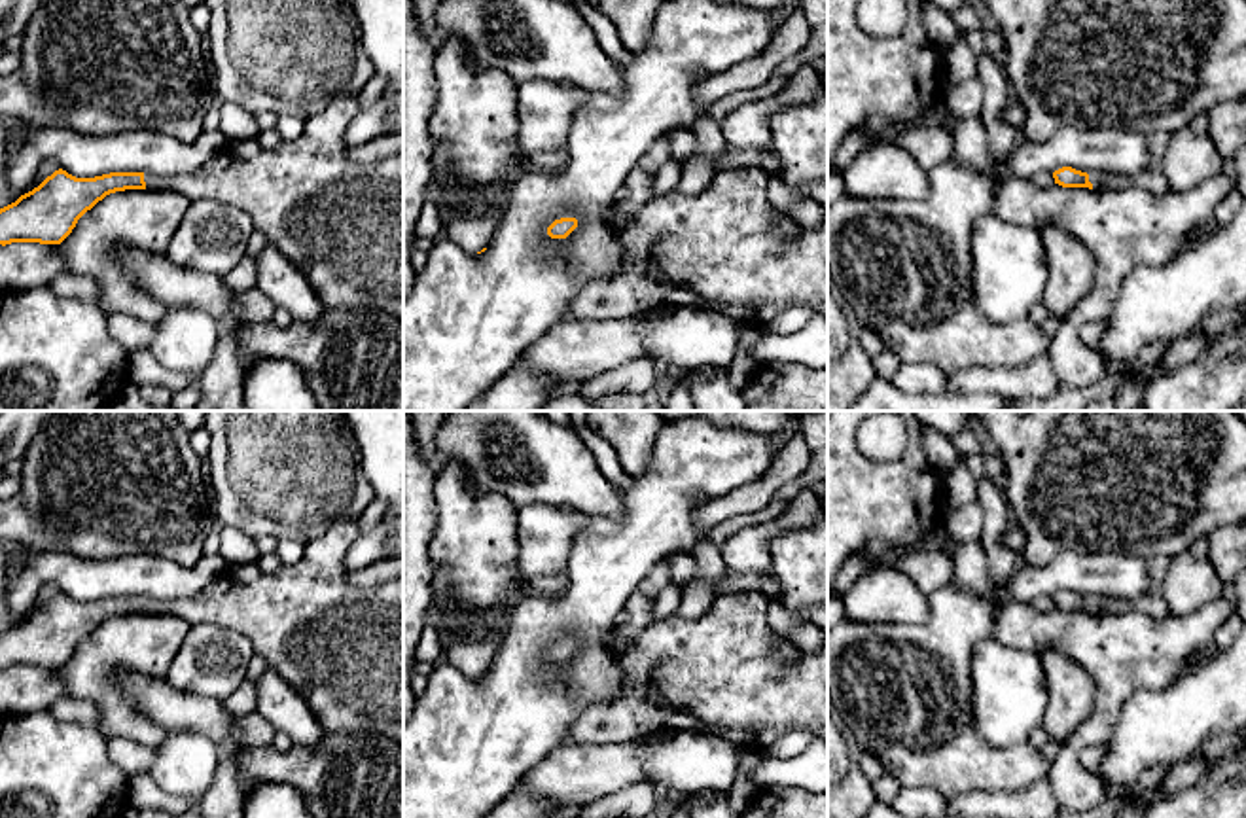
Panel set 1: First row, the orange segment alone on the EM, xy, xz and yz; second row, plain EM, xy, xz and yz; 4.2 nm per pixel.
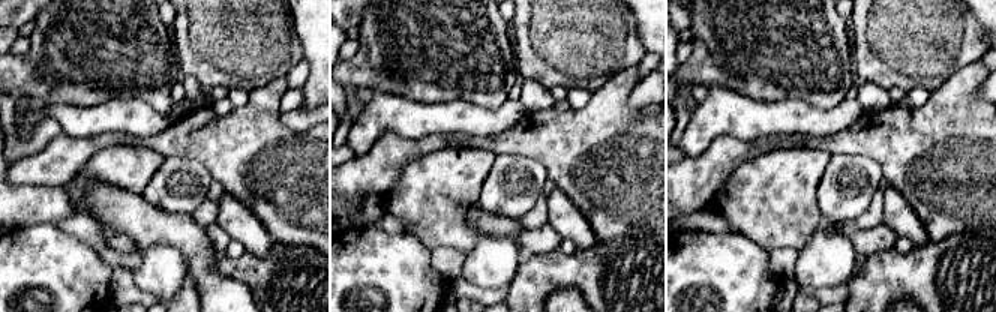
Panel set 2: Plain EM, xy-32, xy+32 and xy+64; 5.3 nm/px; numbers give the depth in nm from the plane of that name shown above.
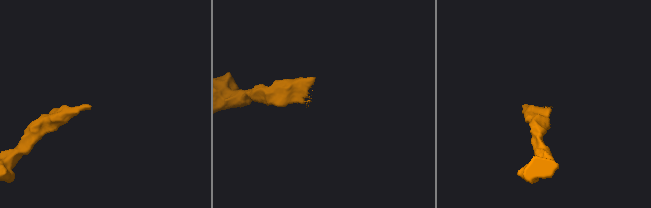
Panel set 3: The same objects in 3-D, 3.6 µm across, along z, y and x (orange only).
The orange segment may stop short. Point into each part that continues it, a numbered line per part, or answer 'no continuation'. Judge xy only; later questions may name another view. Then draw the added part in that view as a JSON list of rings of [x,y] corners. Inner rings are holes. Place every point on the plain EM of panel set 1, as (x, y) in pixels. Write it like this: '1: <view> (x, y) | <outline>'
1: xy (341, 646) | [[[356,519],[337,521],[320,538],[305,543],[303,559],[292,566],[280,566],[275,572],[263,572],[258,564],[225,566],[222,576],[201,589],[197,595],[178,600],[144,598],[146,614],[167,614],[182,617],[189,625],[208,623],[242,632],[252,642],[254,653],[259,655],[269,665],[269,668],[273,668],[292,687],[297,689],[326,733],[377,733],[403,746],[403,578],[381,583],[373,589],[354,587],[347,579],[348,568],[345,564],[345,557],[358,536],[360,532]]]

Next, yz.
1: yz (1154, 604) | [[[1148,593],[1134,600],[1117,600],[1117,598],[1104,598],[1104,596],[1091,596],[1089,606],[1093,614],[1125,614],[1125,612],[1144,612],[1153,619],[1163,619],[1170,615],[1170,610],[1161,596],[1161,593]]]

